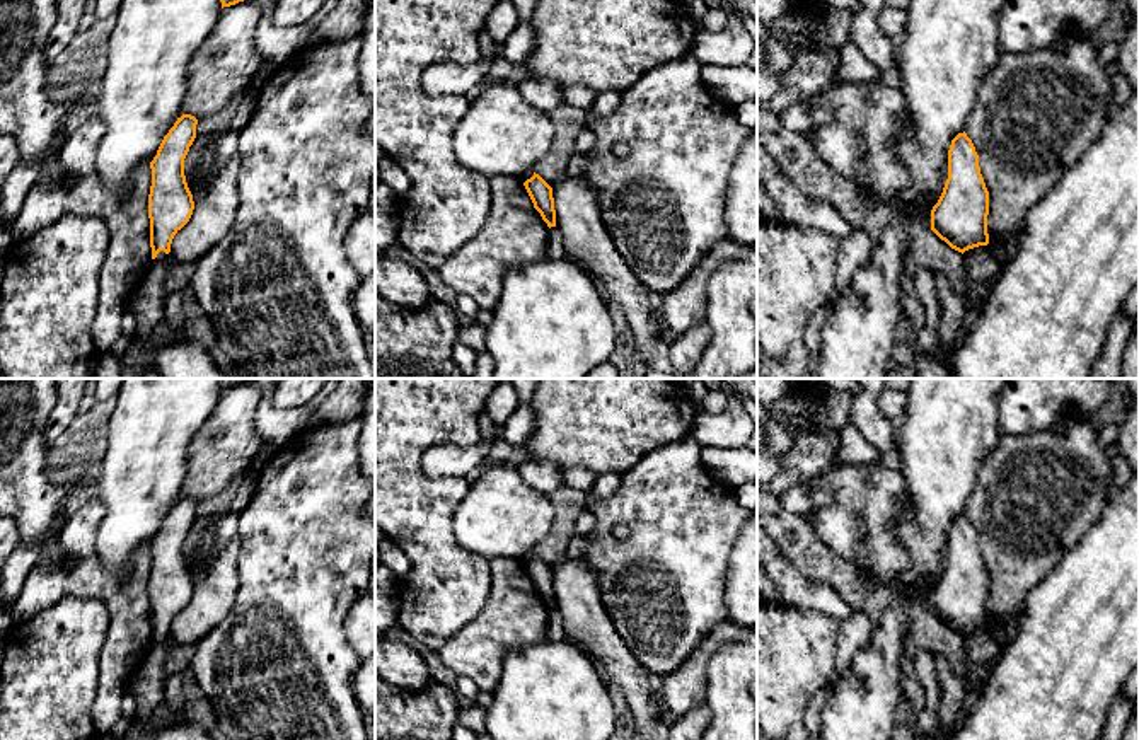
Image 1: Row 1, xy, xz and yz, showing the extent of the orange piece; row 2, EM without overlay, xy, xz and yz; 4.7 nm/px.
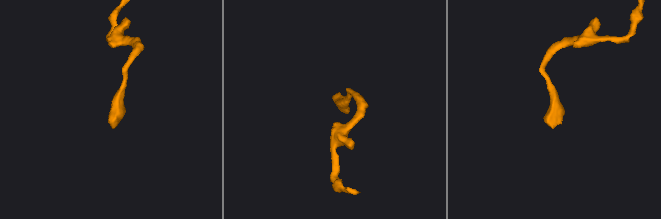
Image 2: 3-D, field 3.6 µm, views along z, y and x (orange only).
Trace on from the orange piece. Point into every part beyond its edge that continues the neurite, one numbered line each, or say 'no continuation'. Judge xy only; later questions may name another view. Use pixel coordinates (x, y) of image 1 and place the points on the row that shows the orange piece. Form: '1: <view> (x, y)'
1: xy (149, 311)

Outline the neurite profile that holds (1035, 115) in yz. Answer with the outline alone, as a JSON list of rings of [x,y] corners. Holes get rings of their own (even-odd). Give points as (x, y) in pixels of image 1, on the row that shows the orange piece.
[[[1078,27],[1054,48],[999,51],[965,124],[989,191],[989,239],[1021,239],[1026,211],[1098,140],[1112,106],[1110,70]]]

